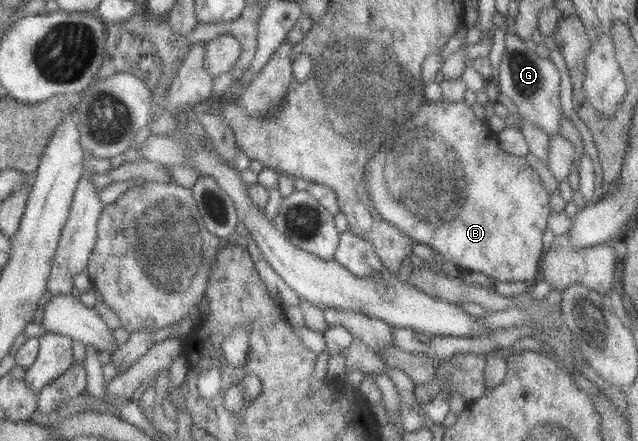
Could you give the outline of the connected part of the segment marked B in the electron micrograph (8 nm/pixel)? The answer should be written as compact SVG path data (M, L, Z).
M425 99L420 105L418 113L413 117L413 123L409 123L409 131L405 131L405 135L397 135L397 139L393 139L393 143L389 143L389 147L385 147L385 151L377 151L377 155L373 155L373 157L370 155L363 174L363 183L365 183L365 191L369 195L371 205L381 219L399 230L403 236L413 240L415 244L423 244L431 250L433 249L439 254L441 261L450 261L459 271L467 270L485 275L499 283L521 281L529 284L529 281L535 281L535 277L539 274L540 258L545 251L542 247L541 238L547 227L547 217L551 213L549 195L525 158L508 155L501 151L495 135L496 133L489 124L475 117L470 106L467 106L463 100L449 103L442 99L442 101L431 103Z

